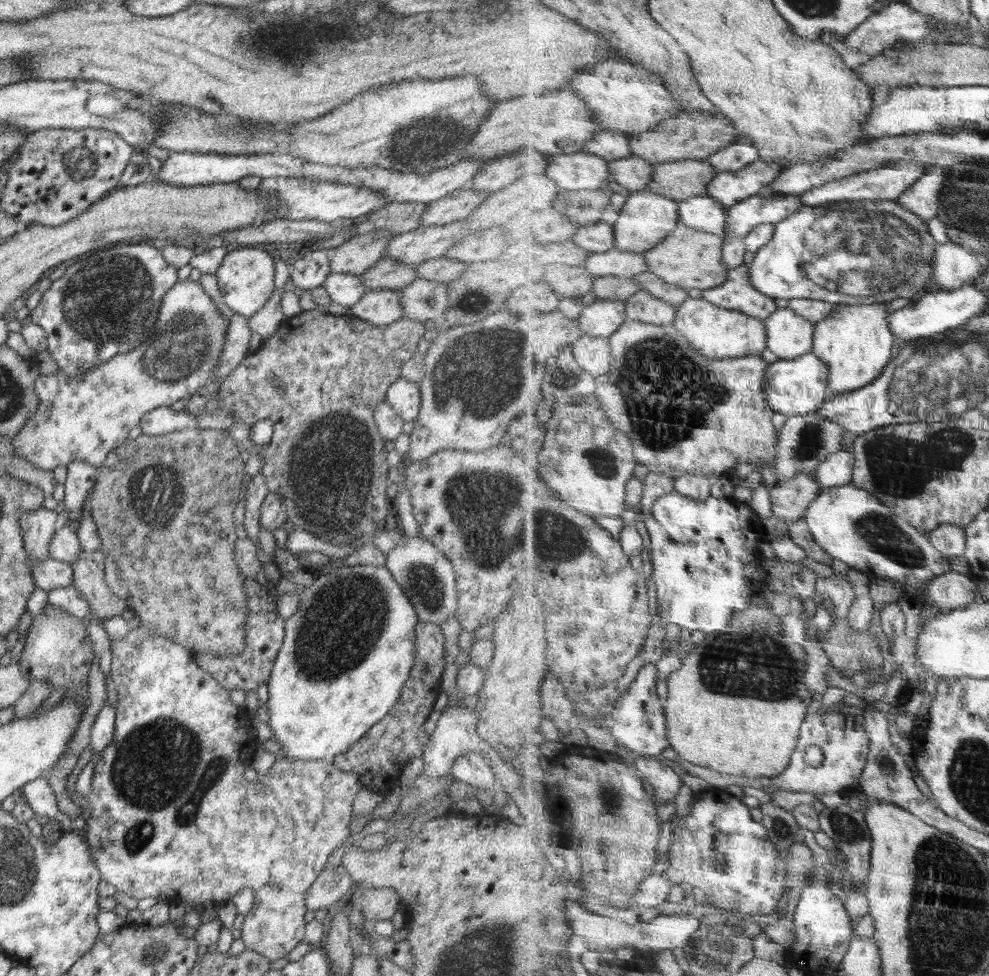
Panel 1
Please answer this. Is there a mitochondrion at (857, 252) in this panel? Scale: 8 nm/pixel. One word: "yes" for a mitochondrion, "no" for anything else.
yes

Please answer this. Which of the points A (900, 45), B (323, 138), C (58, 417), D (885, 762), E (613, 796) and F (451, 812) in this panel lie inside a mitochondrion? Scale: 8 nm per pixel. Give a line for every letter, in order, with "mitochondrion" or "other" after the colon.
A: other
B: other
C: other
D: mitochondrion
E: mitochondrion
F: other

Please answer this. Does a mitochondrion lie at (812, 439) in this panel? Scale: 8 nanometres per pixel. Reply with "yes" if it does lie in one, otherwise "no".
yes

